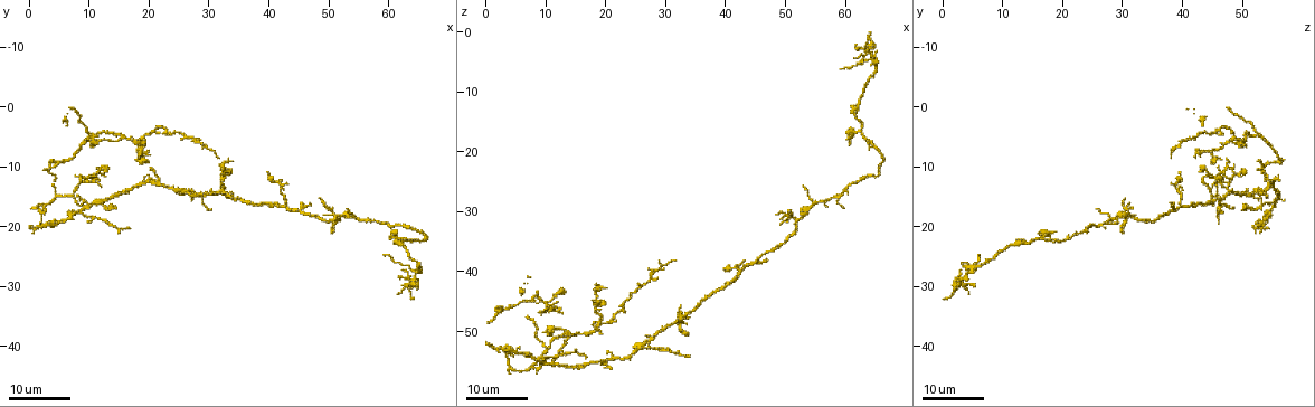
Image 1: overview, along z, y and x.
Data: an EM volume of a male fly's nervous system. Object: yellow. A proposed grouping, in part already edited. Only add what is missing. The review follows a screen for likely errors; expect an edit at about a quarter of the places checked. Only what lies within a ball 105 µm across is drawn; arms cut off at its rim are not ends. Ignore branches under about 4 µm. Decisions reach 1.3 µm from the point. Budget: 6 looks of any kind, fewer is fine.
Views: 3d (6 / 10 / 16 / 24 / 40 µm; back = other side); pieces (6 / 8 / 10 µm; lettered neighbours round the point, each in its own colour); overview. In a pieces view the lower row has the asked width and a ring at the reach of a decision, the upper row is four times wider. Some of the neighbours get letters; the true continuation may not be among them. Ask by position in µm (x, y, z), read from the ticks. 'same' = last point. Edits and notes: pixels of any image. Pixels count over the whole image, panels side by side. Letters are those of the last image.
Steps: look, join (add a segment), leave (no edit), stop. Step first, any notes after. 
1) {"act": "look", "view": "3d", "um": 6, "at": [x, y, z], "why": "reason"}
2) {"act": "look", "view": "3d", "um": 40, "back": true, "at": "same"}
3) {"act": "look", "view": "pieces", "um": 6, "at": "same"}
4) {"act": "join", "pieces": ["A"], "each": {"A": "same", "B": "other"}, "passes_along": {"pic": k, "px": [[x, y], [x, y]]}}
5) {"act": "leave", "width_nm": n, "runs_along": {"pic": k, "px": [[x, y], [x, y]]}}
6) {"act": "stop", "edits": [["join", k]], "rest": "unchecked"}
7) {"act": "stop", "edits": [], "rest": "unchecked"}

{"act": "look", "view": "3d", "um": 16, "at": [49.0, 15.5, 30.5], "why": "branch stops here"}

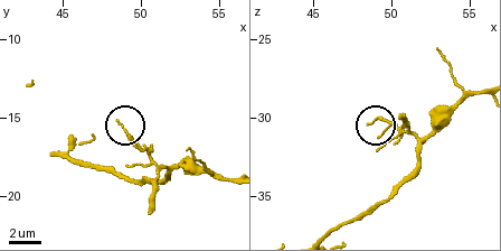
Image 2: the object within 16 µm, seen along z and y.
{"act": "look", "view": "pieces", "um": 6, "at": [48.6, 15.4, 30.4]}

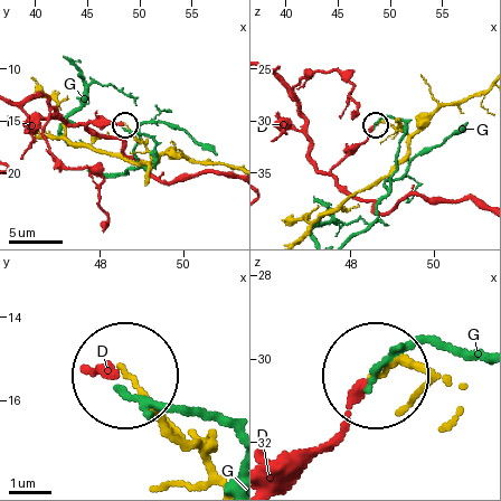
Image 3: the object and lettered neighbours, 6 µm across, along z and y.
{"act": "leave", "width_nm": 80, "each": {"D": "other", "G": "other"}, "runs_along": {"pic": 3, "px": [[431, 378], [409, 367], [380, 375]]}, "found": "none of them fits"}

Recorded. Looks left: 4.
{"act": "look", "view": "3d", "um": 16, "at": [19.5, 9.0, 45.5], "why": "branch stops here"}

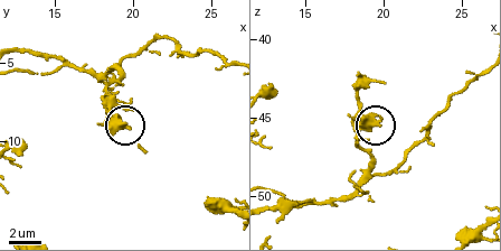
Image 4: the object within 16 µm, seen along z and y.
{"act": "look", "view": "pieces", "um": 6, "at": [19.6, 9.0, 45.4], "why": "see the neighbours"}

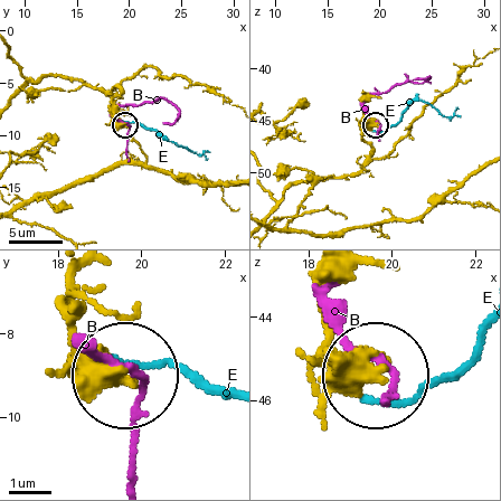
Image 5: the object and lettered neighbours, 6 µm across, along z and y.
{"act": "leave", "width_nm": 340, "each": {"B": "other", "E": "other"}, "found": "none of them fits"}

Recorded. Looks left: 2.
{"act": "look", "view": "3d", "um": 24, "at": [13.5, 17.0, 50.0]}

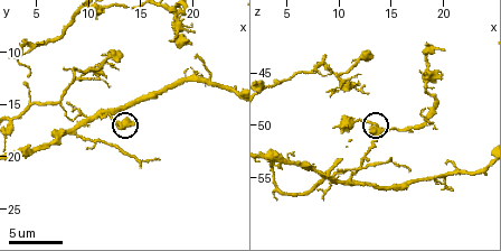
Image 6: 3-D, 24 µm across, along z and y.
{"act": "look", "view": "pieces", "um": 8, "at": [13.0, 17.0, 50.0]}

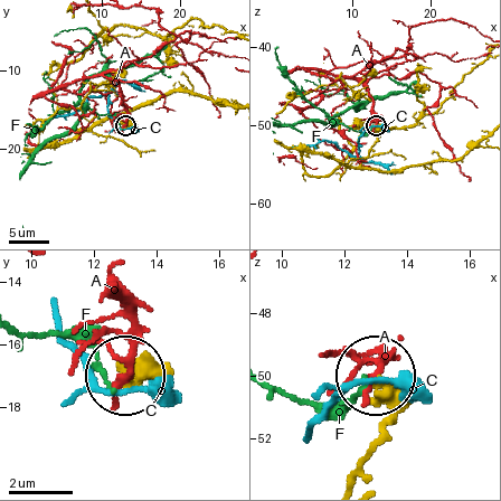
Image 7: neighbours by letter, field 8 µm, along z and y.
{"act": "leave", "each": {"A": "other", "C": "other", "F": "other"}, "found": "no lettered segment goes on from it"}

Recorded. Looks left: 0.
{"act": "stop", "edits": [], "rest": "unchecked"}

